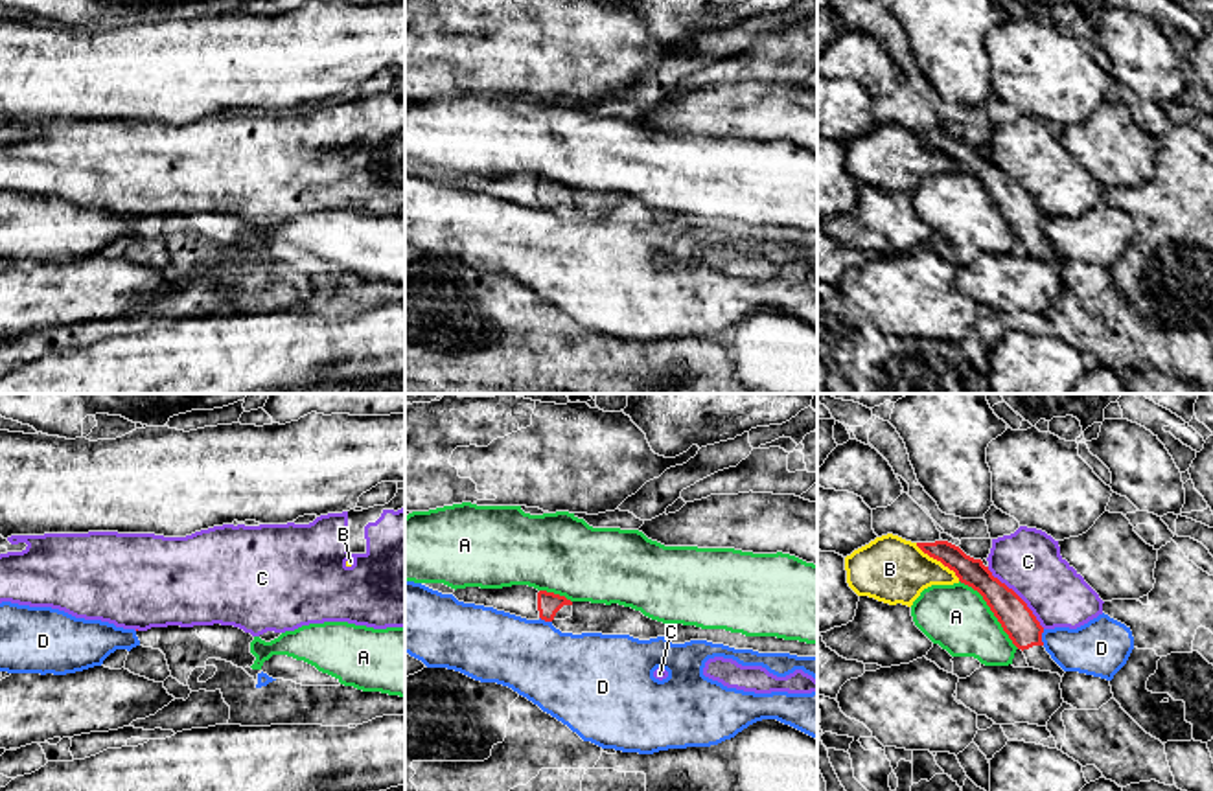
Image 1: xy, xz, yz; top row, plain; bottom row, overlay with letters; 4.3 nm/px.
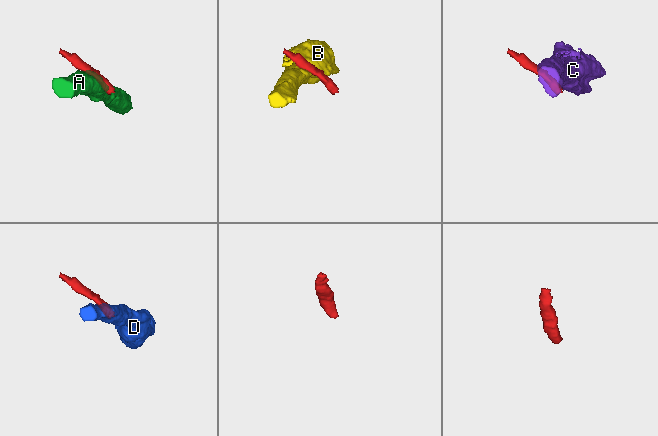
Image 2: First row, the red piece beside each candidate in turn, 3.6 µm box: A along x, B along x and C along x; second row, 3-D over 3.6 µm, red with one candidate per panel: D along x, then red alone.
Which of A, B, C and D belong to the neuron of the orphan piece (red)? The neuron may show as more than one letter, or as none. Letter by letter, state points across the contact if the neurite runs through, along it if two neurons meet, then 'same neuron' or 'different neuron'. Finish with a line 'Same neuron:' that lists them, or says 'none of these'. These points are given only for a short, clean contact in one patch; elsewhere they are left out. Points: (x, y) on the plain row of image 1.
A: different neuron
B: along yz (915, 131), (947, 153), (959, 168) | different neuron
C: along yz (987, 155), (1026, 192), (1044, 216) | different neuron
D: along yz (1044, 217), (1042, 232) | different neuron
Same neuron: none of these

